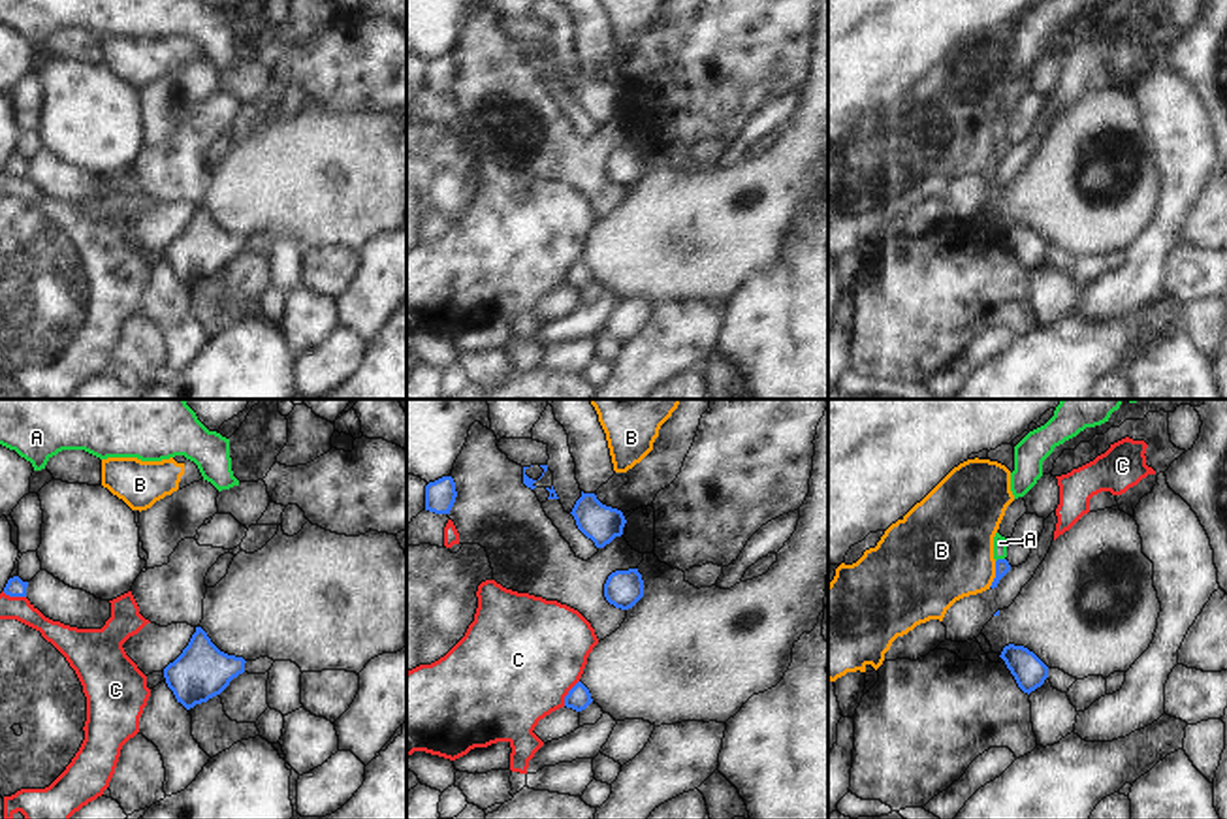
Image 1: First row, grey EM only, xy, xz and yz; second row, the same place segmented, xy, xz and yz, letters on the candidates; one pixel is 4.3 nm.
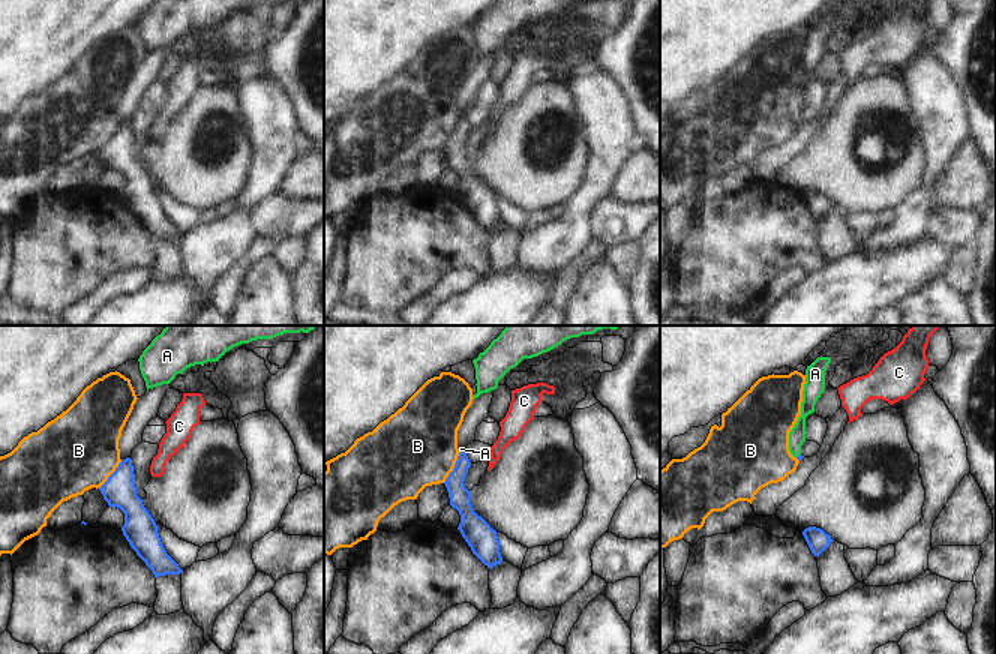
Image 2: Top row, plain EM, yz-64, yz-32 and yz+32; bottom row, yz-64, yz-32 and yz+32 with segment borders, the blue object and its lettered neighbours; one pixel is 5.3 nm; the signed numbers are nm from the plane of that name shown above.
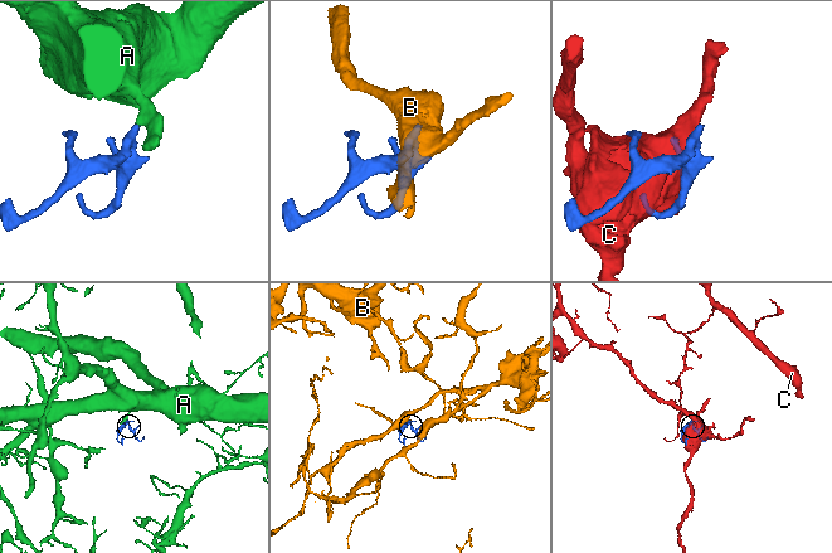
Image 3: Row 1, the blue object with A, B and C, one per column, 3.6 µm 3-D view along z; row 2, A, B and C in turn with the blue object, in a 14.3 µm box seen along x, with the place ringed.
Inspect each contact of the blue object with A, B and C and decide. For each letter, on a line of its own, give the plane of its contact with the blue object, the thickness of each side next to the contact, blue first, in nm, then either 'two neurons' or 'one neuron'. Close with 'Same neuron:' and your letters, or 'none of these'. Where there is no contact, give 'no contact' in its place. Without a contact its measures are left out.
A: meets blue in yz; 60 nm thick on the blue side, 60 nm on the other; one neuron
B: meets blue in yz; 60 nm thick on the blue side, 440 nm on the other; two neurons
C: meets blue in xz; 100 nm thick on the blue side, 480 nm on the other; two neurons
Same neuron: A

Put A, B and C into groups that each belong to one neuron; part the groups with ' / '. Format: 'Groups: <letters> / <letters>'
Groups: A / B / C

